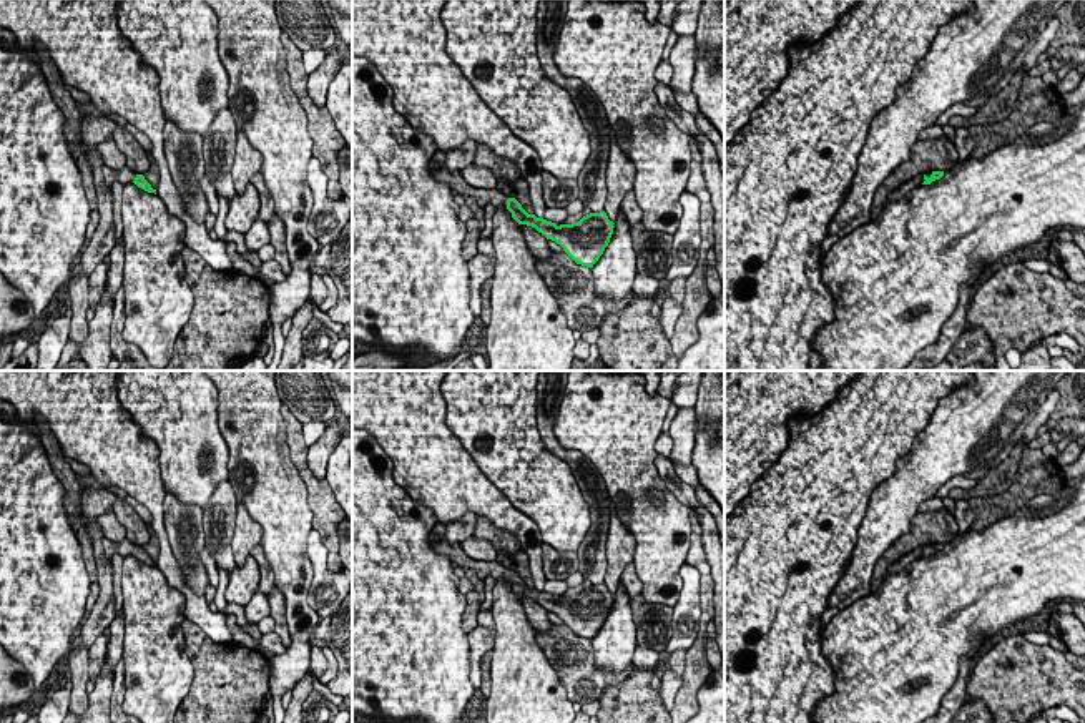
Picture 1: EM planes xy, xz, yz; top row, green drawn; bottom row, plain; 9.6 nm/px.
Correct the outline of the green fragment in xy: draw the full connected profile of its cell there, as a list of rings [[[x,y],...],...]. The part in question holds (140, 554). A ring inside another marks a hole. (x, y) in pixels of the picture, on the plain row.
[[[103,539],[101,545],[103,553],[110,562],[115,553],[120,553],[121,557],[135,555],[138,560],[156,567],[156,562],[151,560],[145,548],[131,543],[128,539],[125,539],[123,542],[111,542],[108,539]]]

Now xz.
[[[435,524],[429,534],[429,543],[435,553],[447,555],[454,565],[464,570],[474,570],[482,580],[488,575],[493,577],[495,582],[500,578],[507,580],[518,597],[532,598],[547,612],[560,617],[577,637],[593,640],[613,607],[613,593],[608,592],[605,583],[590,585],[577,595],[557,598],[552,593],[528,587],[515,570],[508,570],[497,560],[474,560],[460,545],[447,540],[445,524]]]

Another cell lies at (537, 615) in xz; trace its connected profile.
[[[520,597],[520,600],[532,627],[538,632],[548,632],[552,627],[548,612],[532,598]]]

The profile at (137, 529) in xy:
[[[118,499],[115,502],[113,512],[118,522],[125,527],[126,539],[131,543],[143,547],[150,542],[148,524],[135,512],[135,509],[125,499]]]

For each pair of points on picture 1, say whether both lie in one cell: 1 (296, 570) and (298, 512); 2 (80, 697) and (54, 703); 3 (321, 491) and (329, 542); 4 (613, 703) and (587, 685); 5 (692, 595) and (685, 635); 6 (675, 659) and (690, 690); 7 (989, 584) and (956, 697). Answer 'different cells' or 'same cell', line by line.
1: same cell
2: different cells
3: same cell
4: different cells
5: same cell
6: different cells
7: different cells

